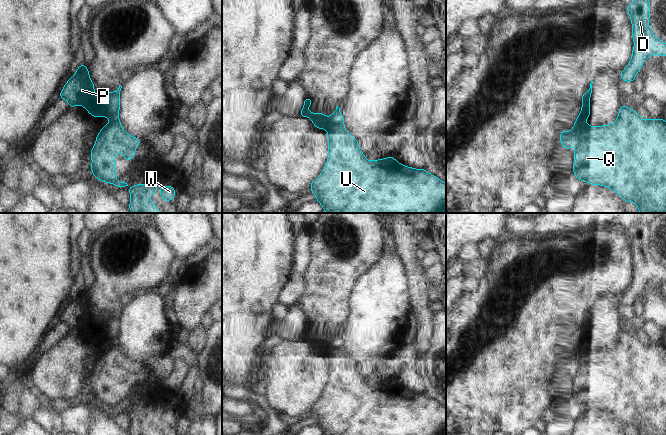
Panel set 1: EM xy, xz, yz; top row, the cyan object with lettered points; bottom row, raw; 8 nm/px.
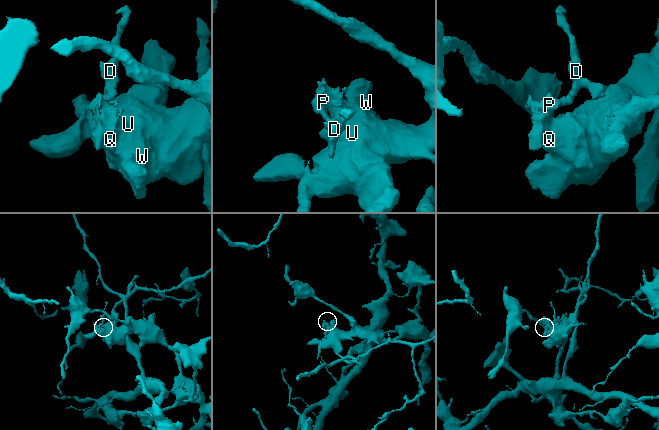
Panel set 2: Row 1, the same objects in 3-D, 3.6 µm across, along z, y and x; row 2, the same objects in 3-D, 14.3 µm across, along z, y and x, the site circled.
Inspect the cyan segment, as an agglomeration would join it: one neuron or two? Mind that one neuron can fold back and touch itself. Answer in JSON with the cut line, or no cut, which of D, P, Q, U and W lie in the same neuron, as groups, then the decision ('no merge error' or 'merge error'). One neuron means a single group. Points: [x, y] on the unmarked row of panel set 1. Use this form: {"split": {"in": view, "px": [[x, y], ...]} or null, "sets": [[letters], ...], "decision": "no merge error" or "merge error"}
{"split": {"in": "yz", "px": [[594, 350], [592, 352], [586, 350], [582, 354], [576, 370]]}, "sets": [["D", "P"], ["Q", "U", "W"]], "decision": "merge error"}

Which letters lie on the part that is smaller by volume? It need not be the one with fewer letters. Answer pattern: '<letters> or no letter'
D, P

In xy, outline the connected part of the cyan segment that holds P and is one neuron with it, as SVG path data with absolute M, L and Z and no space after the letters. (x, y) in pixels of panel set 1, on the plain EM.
M80 288L76 298L64 309L59 322L67 324L69 332L82 329L92 341L109 341L111 344L104 351L115 347L116 352L120 353L122 350L118 337L121 312L120 309L116 316L102 316L97 320L87 290Z

